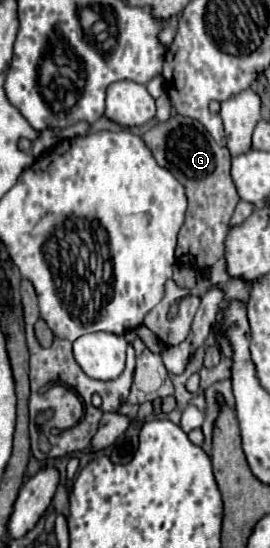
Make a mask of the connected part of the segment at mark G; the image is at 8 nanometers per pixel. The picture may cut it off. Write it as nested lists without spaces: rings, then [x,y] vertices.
[[[175,115],[165,123],[155,123],[141,135],[141,139],[153,153],[155,161],[171,171],[171,175],[185,187],[189,207],[175,249],[177,263],[189,265],[193,269],[211,267],[223,257],[223,241],[229,229],[229,219],[239,203],[239,195],[229,173],[229,149],[217,145],[217,141],[199,121],[183,115]]]

